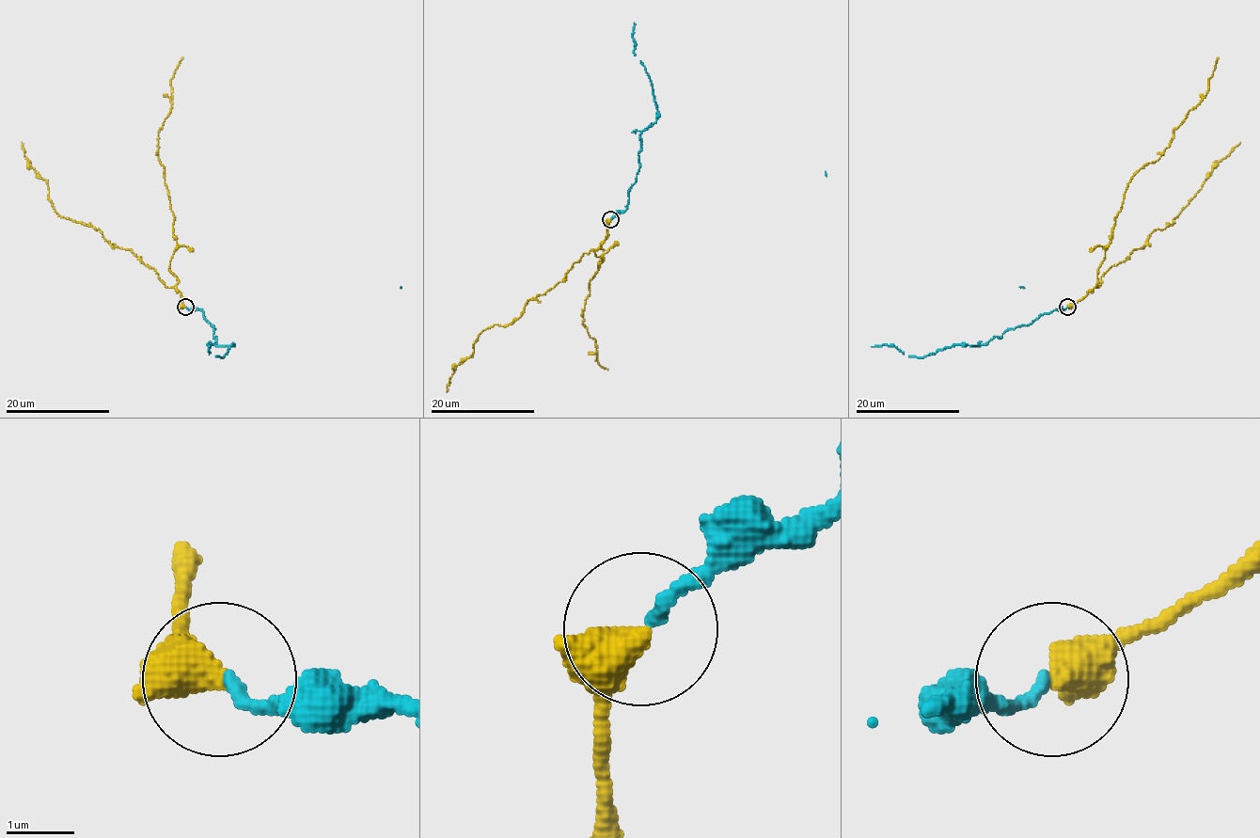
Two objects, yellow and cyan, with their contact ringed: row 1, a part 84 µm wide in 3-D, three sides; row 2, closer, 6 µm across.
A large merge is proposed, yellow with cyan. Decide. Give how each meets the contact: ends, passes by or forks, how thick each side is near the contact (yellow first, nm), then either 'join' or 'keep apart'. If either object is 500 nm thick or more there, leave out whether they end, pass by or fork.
yellow passes by; cyan ends; calibres 380 and 190 nm; join

